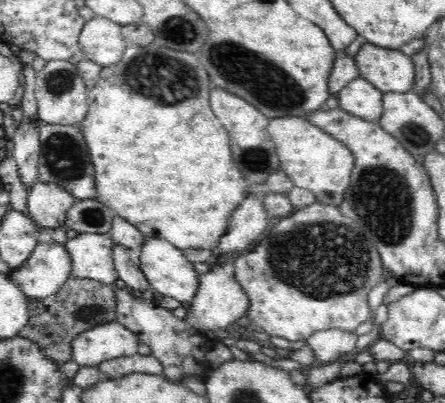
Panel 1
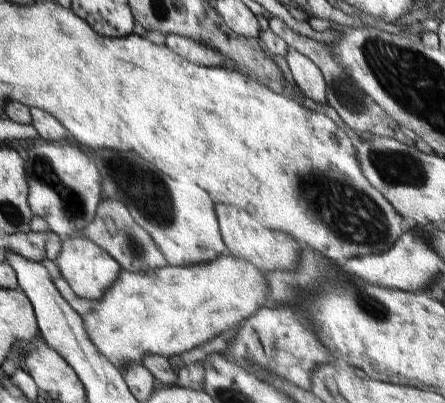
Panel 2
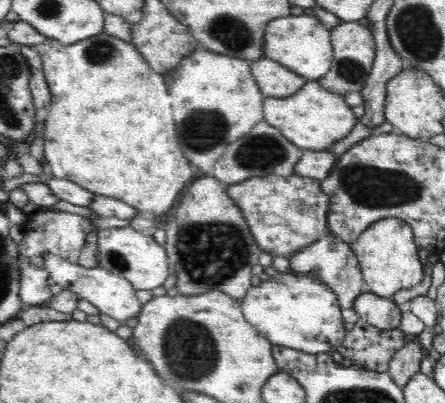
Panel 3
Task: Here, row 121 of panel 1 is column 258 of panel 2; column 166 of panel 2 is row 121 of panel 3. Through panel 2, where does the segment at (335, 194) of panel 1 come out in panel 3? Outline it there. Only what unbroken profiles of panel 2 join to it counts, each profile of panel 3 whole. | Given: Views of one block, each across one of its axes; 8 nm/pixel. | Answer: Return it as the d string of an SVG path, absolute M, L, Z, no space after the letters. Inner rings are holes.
M308 82L298 94L286 98L264 98L262 110L266 122L278 128L282 136L286 136L288 142L298 146L302 152L330 150L336 142L346 138L358 124L358 118L344 102L344 98L340 94L332 94L330 90L326 90L326 86L320 86L320 82Z

